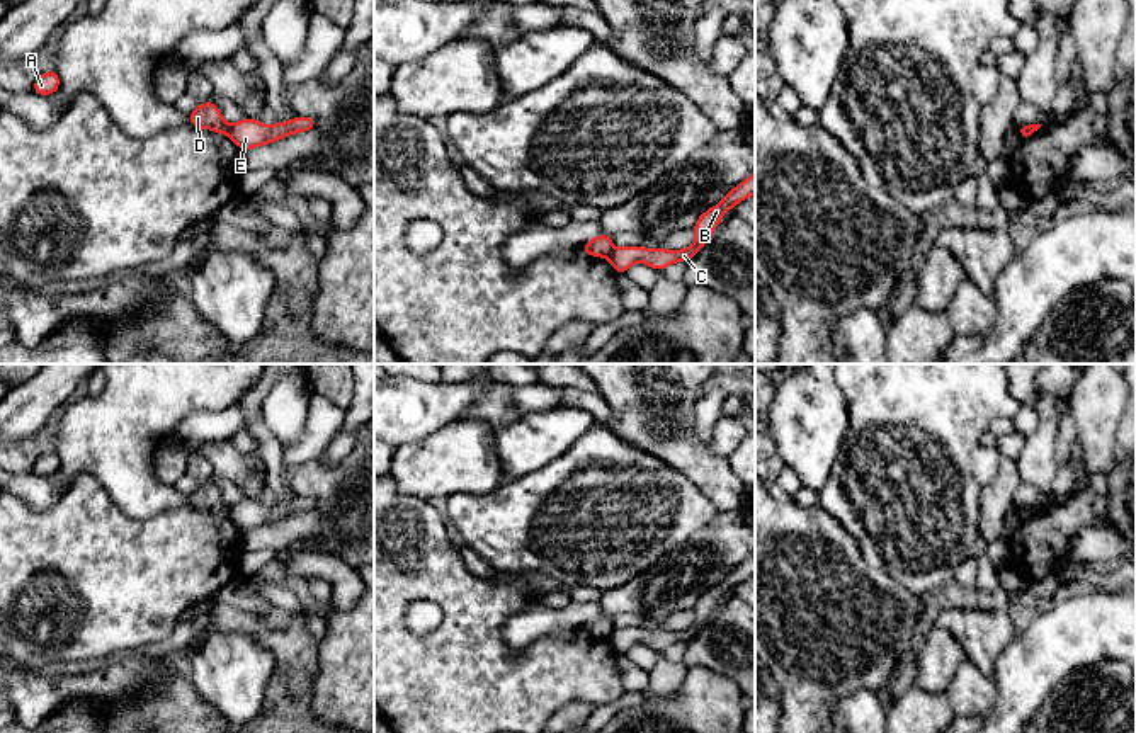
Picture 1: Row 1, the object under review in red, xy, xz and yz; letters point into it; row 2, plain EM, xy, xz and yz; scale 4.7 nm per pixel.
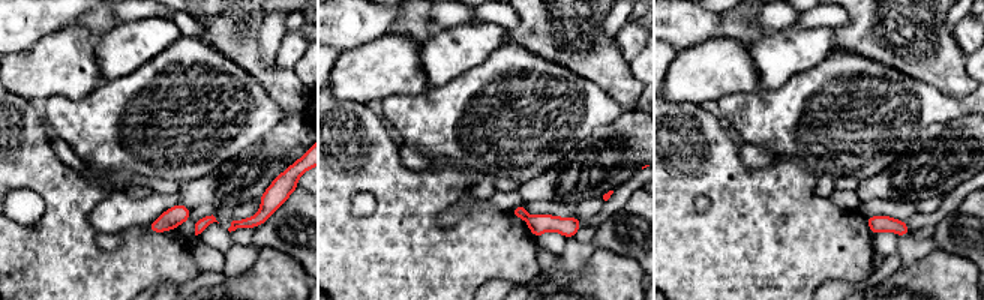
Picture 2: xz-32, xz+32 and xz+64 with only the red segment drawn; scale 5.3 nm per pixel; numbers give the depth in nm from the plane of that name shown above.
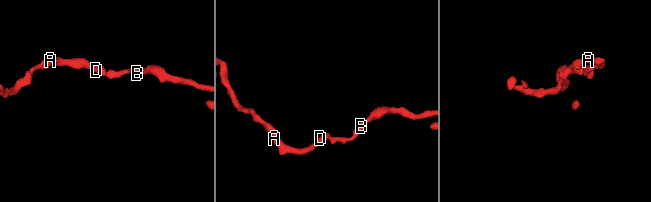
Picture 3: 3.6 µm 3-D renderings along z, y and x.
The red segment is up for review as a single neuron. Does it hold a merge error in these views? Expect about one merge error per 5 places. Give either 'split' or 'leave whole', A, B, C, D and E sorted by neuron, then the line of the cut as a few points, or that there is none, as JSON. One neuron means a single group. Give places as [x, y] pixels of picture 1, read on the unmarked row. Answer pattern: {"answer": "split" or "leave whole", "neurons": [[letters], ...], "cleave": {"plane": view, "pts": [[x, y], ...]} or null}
{"answer": "split", "neurons": [["A", "D"], ["B", "C", "E"]], "cleave": {"plane": "xy", "pts": [[232, 507], [228, 516]]}}

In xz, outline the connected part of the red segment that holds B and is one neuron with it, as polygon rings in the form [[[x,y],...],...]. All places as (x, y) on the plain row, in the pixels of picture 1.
[[[755,553],[731,570],[724,580],[702,594],[694,605],[696,621],[689,629],[684,631],[663,631],[663,629],[645,629],[645,628],[626,628],[614,631],[607,641],[612,645],[616,655],[624,655],[633,645],[643,643],[655,651],[662,651],[673,643],[689,643],[709,621],[711,614],[718,607],[719,600],[738,583],[755,575]]]

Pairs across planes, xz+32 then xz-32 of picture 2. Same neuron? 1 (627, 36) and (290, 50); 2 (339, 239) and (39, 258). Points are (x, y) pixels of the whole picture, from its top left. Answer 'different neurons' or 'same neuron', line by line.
1: same neuron
2: same neuron

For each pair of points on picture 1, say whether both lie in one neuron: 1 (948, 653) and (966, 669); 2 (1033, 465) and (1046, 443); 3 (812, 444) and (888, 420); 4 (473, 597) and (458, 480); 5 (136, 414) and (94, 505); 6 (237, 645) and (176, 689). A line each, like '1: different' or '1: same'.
1: different
2: same
3: different
4: different
5: different
6: different

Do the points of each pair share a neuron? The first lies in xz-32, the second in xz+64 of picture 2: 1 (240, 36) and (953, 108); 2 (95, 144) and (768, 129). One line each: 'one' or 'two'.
1: two
2: one

